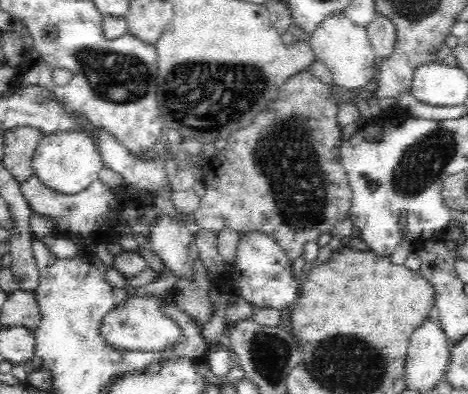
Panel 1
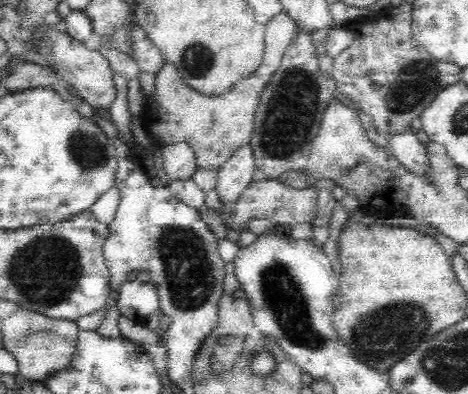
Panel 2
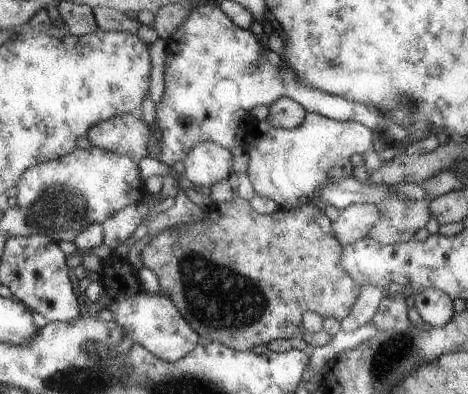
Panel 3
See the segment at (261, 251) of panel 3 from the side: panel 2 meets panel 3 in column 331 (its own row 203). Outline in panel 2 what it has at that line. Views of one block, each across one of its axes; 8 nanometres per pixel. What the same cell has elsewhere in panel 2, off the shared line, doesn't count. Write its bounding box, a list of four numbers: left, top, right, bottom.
[216,180,318,234]

